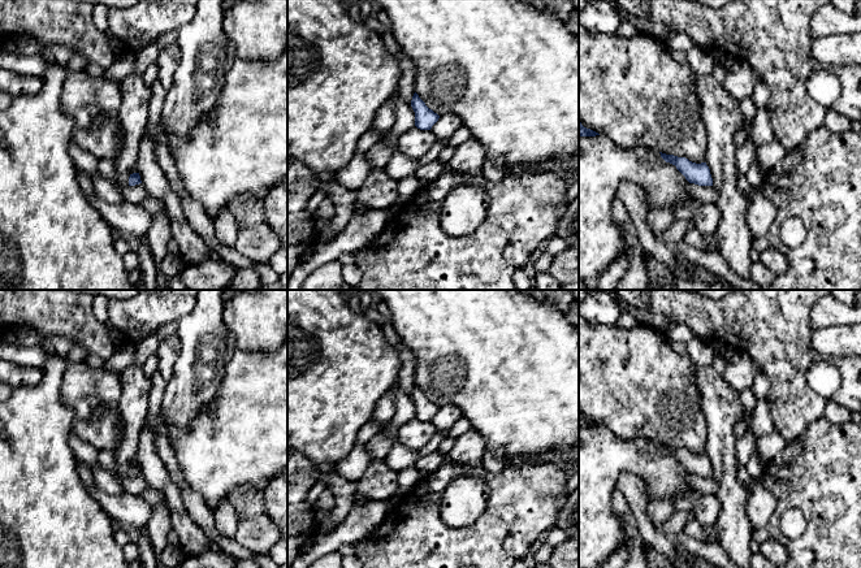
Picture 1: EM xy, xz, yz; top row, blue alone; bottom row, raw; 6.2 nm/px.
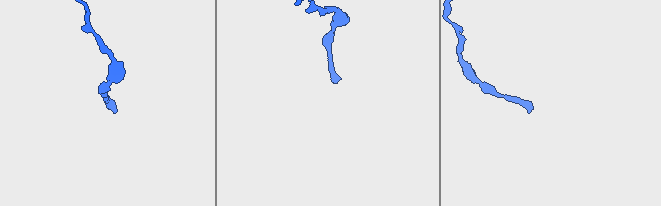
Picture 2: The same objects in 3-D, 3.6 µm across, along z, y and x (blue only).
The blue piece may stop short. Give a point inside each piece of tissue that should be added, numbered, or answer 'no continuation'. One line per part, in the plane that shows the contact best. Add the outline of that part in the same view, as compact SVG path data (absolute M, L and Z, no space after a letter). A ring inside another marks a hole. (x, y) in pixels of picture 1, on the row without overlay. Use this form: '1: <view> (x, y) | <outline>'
no continuation

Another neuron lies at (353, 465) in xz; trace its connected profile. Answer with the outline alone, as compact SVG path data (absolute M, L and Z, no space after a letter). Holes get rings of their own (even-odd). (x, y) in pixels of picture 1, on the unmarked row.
M355 443L351 451L337 463L337 473L347 481L356 482L371 461L365 445Z

